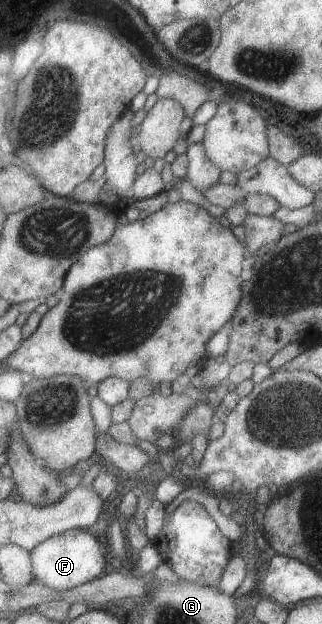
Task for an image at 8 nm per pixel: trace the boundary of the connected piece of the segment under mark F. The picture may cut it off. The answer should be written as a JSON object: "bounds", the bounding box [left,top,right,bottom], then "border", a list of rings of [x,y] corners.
{"bounds":[30,528,109,596],"border":[[[73,528],[51,536],[30,551],[35,581],[63,596],[71,588],[94,580],[109,570],[105,565],[105,548],[105,545],[101,546],[101,539],[87,528]]]}

